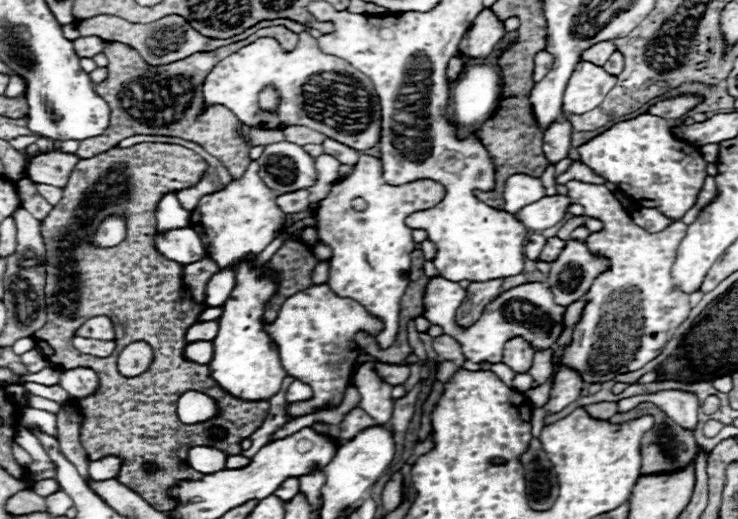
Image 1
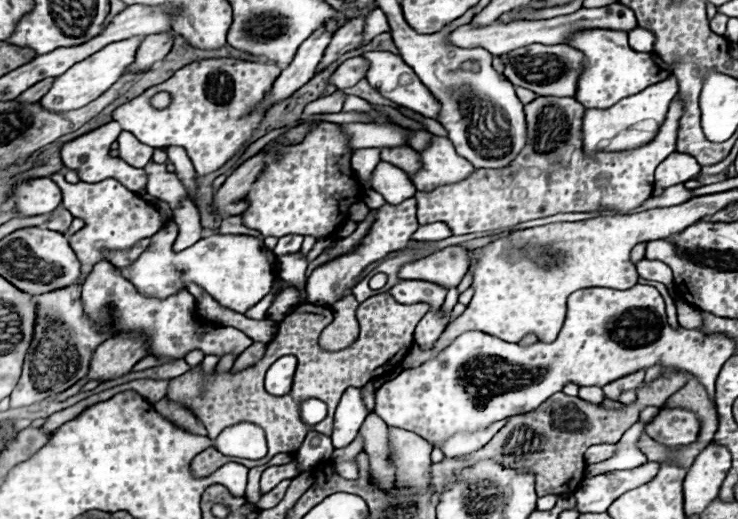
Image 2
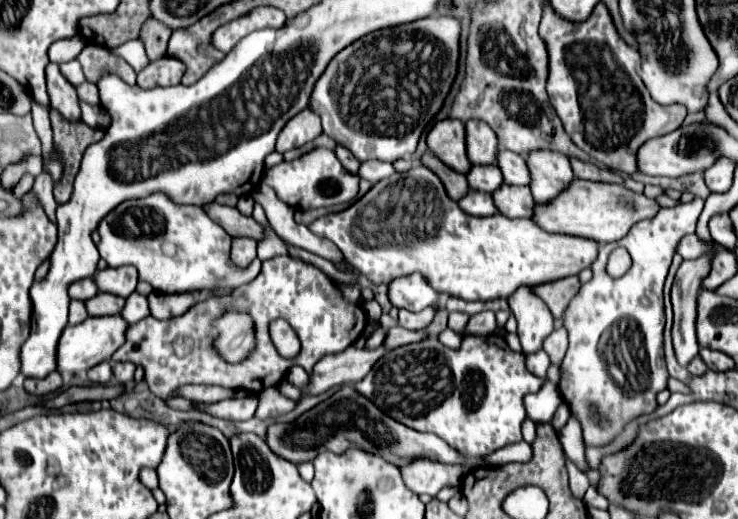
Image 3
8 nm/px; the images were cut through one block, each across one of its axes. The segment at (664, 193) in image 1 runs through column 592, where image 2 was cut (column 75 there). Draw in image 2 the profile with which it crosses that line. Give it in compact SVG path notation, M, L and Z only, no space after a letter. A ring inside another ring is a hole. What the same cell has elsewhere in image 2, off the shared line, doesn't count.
M108 122L96 130L90 130L70 142L66 142L62 146L62 162L68 170L76 170L80 180L82 182L102 182L106 178L116 178L120 180L128 190L132 192L140 192L140 190L146 190L146 184L148 184L148 174L142 170L142 168L132 168L130 164L124 164L124 160L120 158L114 158L110 156L110 146L112 142L116 142L118 134L120 134L120 126L116 122Z

